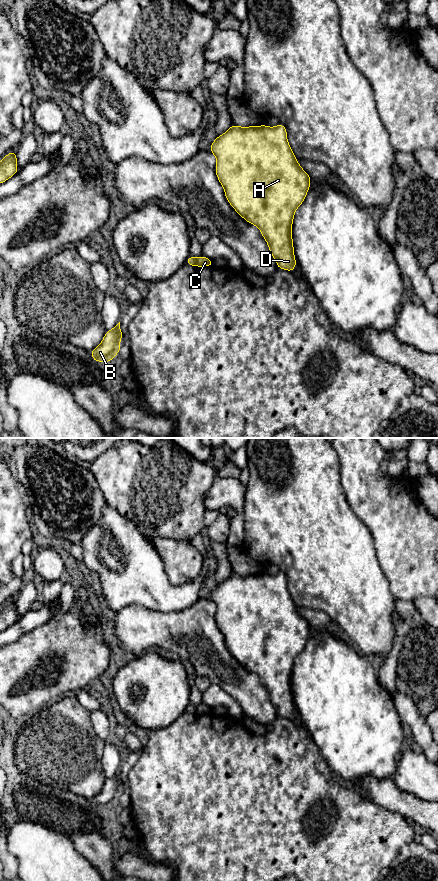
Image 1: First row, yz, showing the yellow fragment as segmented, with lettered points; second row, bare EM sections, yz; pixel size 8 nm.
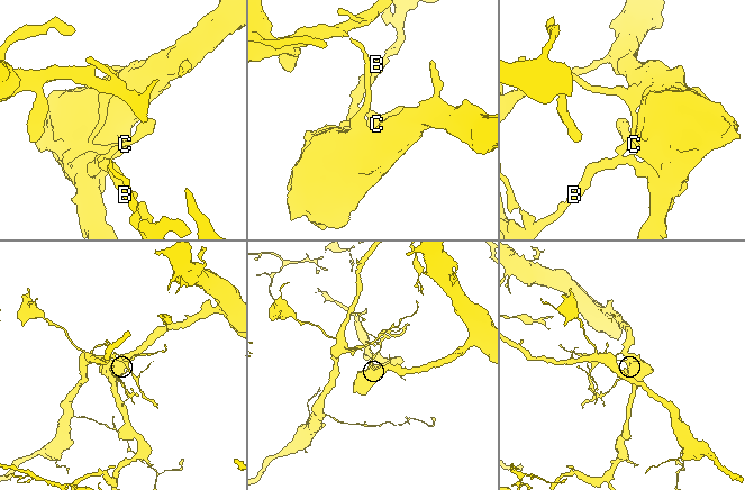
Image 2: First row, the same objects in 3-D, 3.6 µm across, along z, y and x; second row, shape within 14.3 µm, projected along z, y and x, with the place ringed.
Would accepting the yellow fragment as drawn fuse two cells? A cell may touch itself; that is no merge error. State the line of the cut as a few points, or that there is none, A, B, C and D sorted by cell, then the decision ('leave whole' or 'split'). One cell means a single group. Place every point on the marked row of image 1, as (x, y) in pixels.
cut in yz along (196, 258), (194, 265); A B D / C; split

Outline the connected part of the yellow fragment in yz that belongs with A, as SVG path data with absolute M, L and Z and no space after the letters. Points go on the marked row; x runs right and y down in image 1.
M282 123L276 127L261 126L231 127L212 142L210 152L215 155L215 172L225 197L235 211L248 223L257 226L266 240L269 251L278 269L293 272L296 266L292 239L292 222L297 208L303 203L310 189L311 178L299 165L287 140L287 130Z

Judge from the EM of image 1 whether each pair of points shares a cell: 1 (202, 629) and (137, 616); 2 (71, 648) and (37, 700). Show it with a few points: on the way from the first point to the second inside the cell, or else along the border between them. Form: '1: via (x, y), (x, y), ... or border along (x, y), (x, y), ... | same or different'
1: via (186, 629), (153, 629) | same
2: via (67, 662), (60, 682), (55, 687), (51, 687) | same

